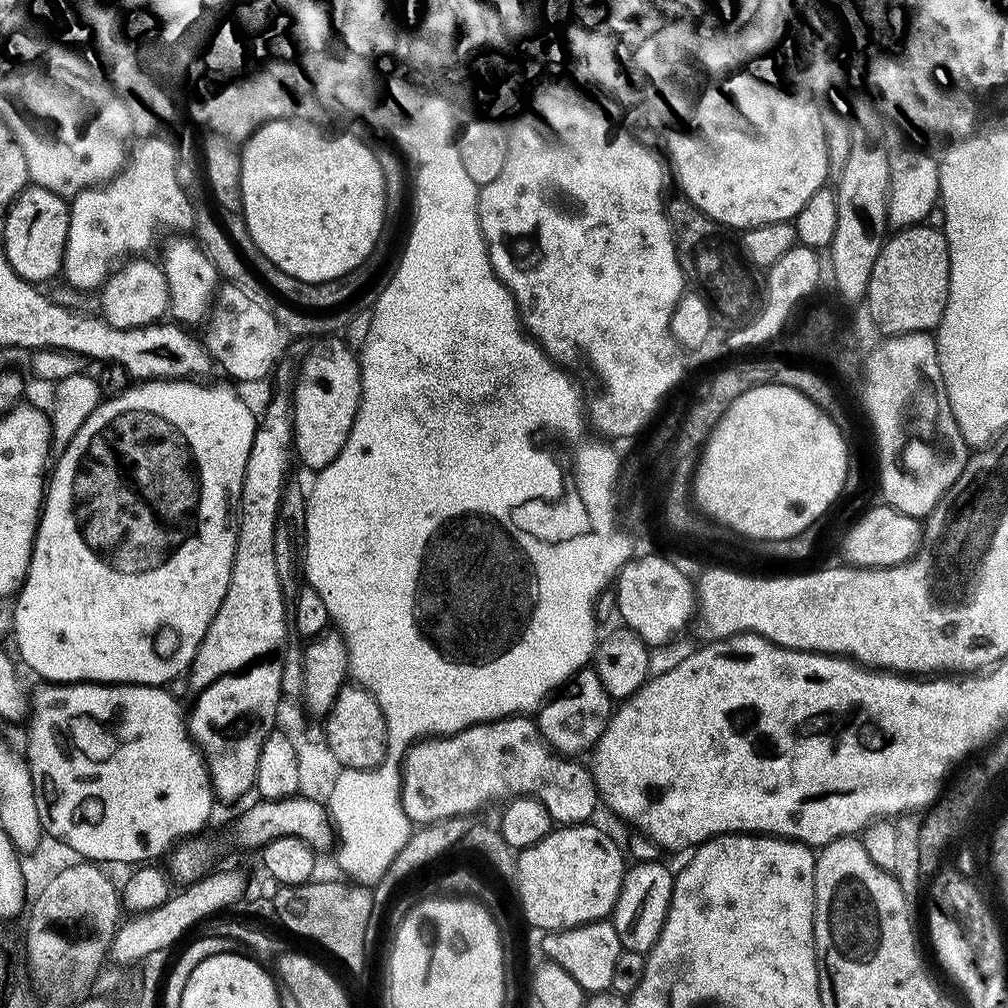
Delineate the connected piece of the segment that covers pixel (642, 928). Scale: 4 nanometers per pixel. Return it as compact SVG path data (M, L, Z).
M656 860L636 864L633 868L631 865L625 871L624 881L610 917L623 951L647 954L654 946L654 942L658 942L670 906L673 879L673 869L668 869L666 865L659 864Z

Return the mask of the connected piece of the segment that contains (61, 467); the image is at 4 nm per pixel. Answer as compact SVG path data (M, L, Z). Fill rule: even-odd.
M185 379L185 380L149 380L149 381L147 381L147 382L140 382L140 383L137 383L137 384L136 384L136 385L135 385L135 386L136 386L136 387L137 387L137 388L135 388L135 386L129 386L129 387L127 387L127 388L125 388L125 389L124 389L124 391L123 391L123 392L121 392L121 393L119 393L119 394L112 394L112 395L109 395L109 396L108 396L108 397L107 397L107 398L104 398L104 399L102 399L102 400L101 400L101 402L100 402L100 404L99 404L99 405L98 405L98 406L97 406L97 408L96 408L96 409L94 409L94 410L93 410L93 413L92 413L92 414L90 414L90 416L89 416L89 417L88 417L88 418L86 418L86 420L85 420L85 421L84 421L84 423L83 423L83 424L82 424L82 426L81 426L81 428L80 428L80 429L79 429L79 430L78 430L78 432L77 432L77 433L76 433L76 434L74 434L74 438L73 438L73 439L72 439L72 440L71 440L71 441L70 441L70 442L69 442L69 444L68 444L68 445L67 445L67 446L66 446L66 450L65 450L65 451L64 451L64 452L62 452L62 453L59 453L59 456L58 456L58 459L57 459L57 460L60 460L60 461L58 461L58 462L57 462L57 464L56 464L56 461L55 461L55 464L54 464L54 467L53 467L53 468L52 468L52 469L51 469L51 472L50 472L50 479L49 479L49 480L48 480L48 481L47 481L47 484L46 484L46 495L45 495L45 498L44 498L44 506L43 506L43 509L42 509L42 511L41 511L41 514L40 514L40 525L38 525L38 527L36 527L36 541L35 541L35 542L34 542L34 546L33 546L33 547L32 547L32 561L31 561L31 562L30 562L30 566L29 566L29 567L28 567L28 574L27 574L27 576L26 576L26 578L25 578L25 579L24 579L24 585L23 585L23 587L21 587L21 588L20 588L20 590L19 590L19 593L18 593L18 595L17 595L17 596L16 596L16 597L15 597L15 600L14 600L14 605L15 605L15 614L14 614L14 628L15 628L15 633L14 633L14 643L15 643L15 642L16 642L16 648L17 648L17 649L16 649L16 648L15 648L15 651L16 651L16 652L17 652L17 653L18 653L18 656L19 656L19 652L18 652L18 651L20 651L20 656L21 656L21 657L20 657L20 656L19 656L19 659L20 659L20 660L21 660L21 661L22 661L22 664L23 664L23 660L22 660L22 659L24 659L24 664L25 664L25 666L26 666L26 667L28 667L28 668L29 668L29 670L30 670L30 671L32 671L32 672L37 672L37 674L38 674L38 675L40 675L40 676L41 676L41 677L40 677L40 678L39 678L39 679L40 679L40 680L41 680L41 681L44 681L44 682L51 682L51 683L54 683L54 684L83 684L83 683L85 683L85 682L87 682L87 683L89 683L89 684L151 684L151 685L153 685L153 686L168 686L168 685L171 685L171 683L170 683L170 682L171 682L171 680L176 680L176 679L178 679L178 678L179 678L179 676L180 676L180 675L182 675L182 674L183 674L183 672L184 672L184 675L185 675L185 673L187 673L187 672L188 672L188 671L189 671L189 669L191 669L191 666L192 666L192 660L193 660L193 658L194 658L194 657L196 657L196 651L198 651L198 649L200 649L200 643L202 643L202 641L204 641L204 635L205 635L205 634L206 634L206 630L207 630L207 629L208 629L208 627L209 627L209 626L210 626L210 622L211 622L211 621L212 621L212 619L213 619L213 618L214 618L214 614L215 614L215 613L216 613L216 611L217 611L217 610L218 610L218 606L219 606L219 605L220 605L220 603L221 603L221 602L222 602L222 598L223 598L223 597L224 597L224 595L225 595L225 594L226 594L226 590L227 590L227 589L228 589L228 583L229 583L229 582L230 582L230 574L231 574L231 573L232 573L232 563L233 563L233 562L234 562L234 550L235 550L235 549L236 549L236 532L237 532L237 531L238 531L238 529L239 529L239 528L240 528L240 491L241 491L241 490L242 490L242 478L243 478L243 477L244 477L244 471L245 471L245 470L246 470L246 458L250 458L250 446L251 446L251 445L252 445L252 443L253 443L253 442L254 442L254 434L255 434L255 433L256 433L256 430L257 430L257 427L258 427L258 416L257 416L257 413L256 413L256 416L255 416L255 414L254 414L254 413L252 413L252 408L251 408L251 406L250 406L250 405L248 405L248 404L247 404L247 402L246 402L246 401L244 401L244 400L243 400L243 398L242 398L242 397L240 397L240 396L239 396L239 394L238 394L238 393L236 393L236 392L235 392L235 390L234 390L234 389L232 389L232 388L231 388L231 386L232 386L232 387L233 387L233 385L232 385L232 384L231 384L231 383L228 383L228 384L229 384L229 385L228 385L228 384L208 384L208 383L210 383L210 382L197 382L197 381L196 381L196 380L195 380L195 379Z

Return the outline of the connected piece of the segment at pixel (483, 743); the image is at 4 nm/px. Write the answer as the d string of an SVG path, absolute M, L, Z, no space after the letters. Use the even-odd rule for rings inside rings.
M527 715L504 716L501 720L487 720L485 724L471 724L469 728L463 728L461 732L456 732L453 736L437 736L435 738L418 740L408 749L404 758L403 776L401 778L401 808L405 812L406 817L412 820L413 825L419 826L421 824L433 824L439 820L454 818L455 816L471 817L473 815L472 812L486 807L487 804L494 803L495 800L507 802L513 797L528 796L540 802L557 825L571 826L573 824L583 824L593 819L592 811L595 810L596 804L598 808L598 797L591 771L585 765L583 768L580 763L579 759L561 756L560 753L555 752L546 742L546 738L540 732L540 727L536 724L535 719L529 718Z

